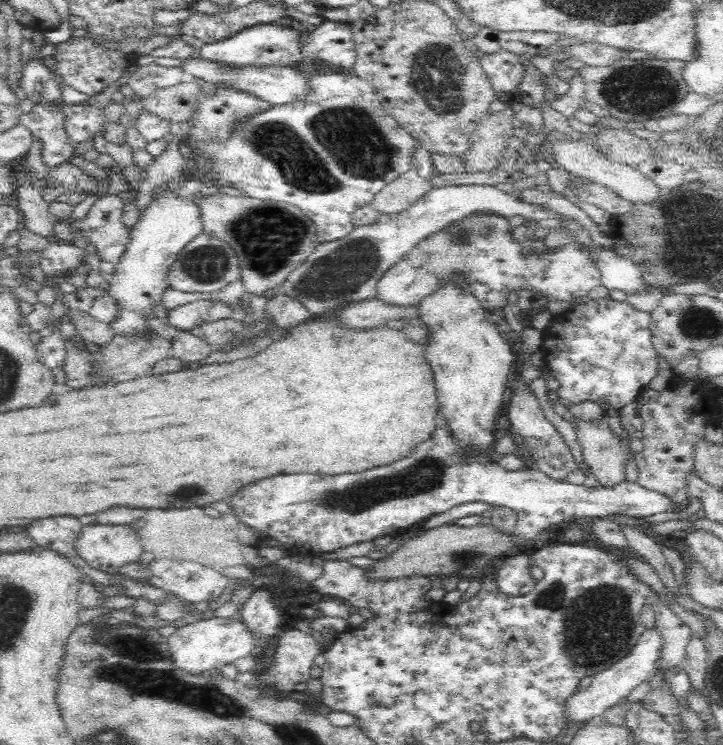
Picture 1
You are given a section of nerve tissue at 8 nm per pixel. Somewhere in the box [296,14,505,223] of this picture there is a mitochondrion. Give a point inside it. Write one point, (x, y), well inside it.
(440, 77)

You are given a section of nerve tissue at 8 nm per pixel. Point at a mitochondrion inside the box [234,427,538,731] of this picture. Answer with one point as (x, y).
(423, 475)

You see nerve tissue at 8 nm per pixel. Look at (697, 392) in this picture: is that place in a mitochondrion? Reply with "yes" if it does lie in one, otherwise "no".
yes

